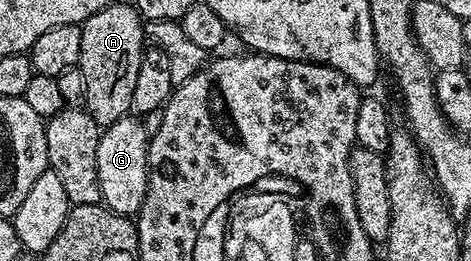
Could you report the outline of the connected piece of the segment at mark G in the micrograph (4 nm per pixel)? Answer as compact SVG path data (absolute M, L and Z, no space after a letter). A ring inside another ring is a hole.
M129 115L118 119L101 132L98 143L98 187L101 202L116 213L135 215L139 213L142 203L146 199L148 190L148 143L150 134L144 130L143 120Z

